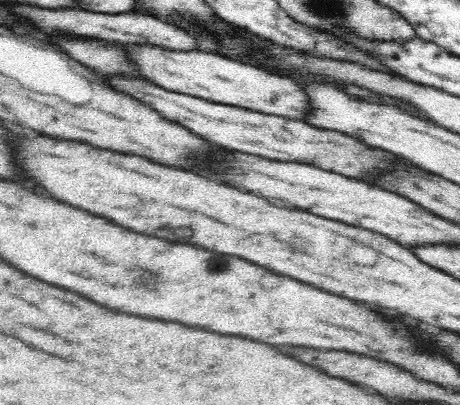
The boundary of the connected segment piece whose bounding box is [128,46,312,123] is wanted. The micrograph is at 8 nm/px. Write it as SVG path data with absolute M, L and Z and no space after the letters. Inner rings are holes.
M128 46L128 54L132 56L132 60L136 60L136 64L140 64L140 72L152 84L168 92L180 92L214 104L309 122L307 118L312 109L308 93L287 76L268 74L249 64L224 59L213 52L166 52L157 46Z

